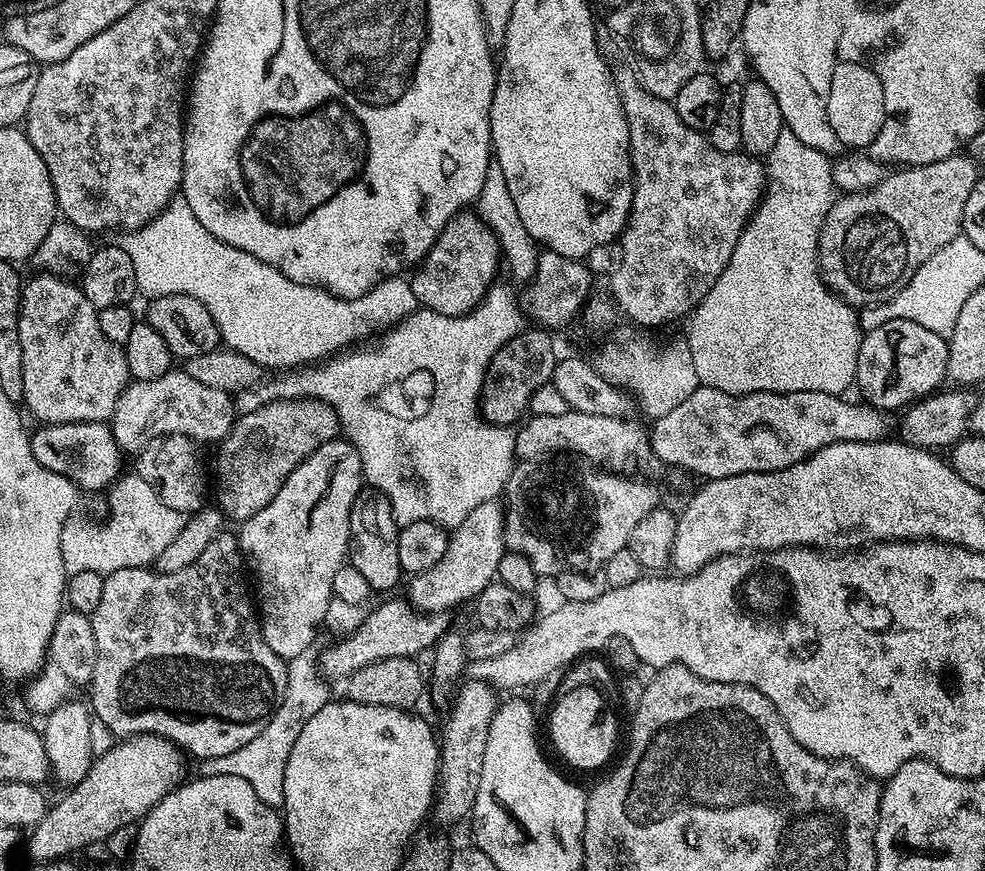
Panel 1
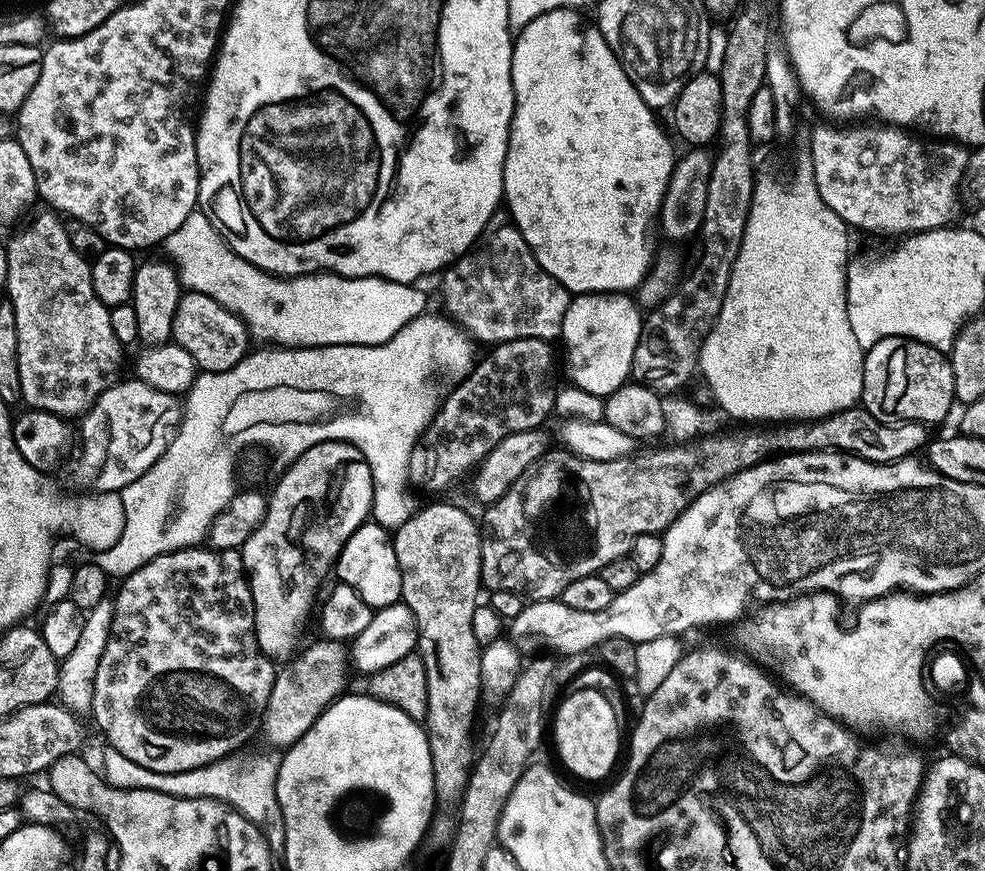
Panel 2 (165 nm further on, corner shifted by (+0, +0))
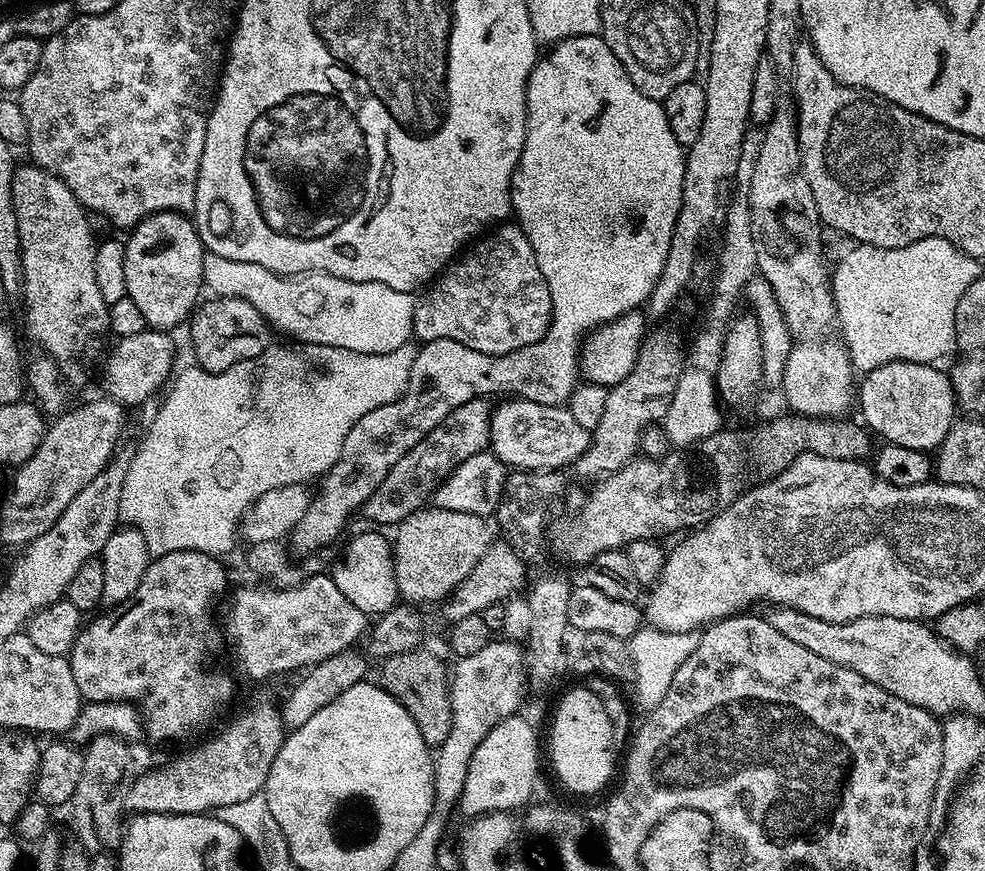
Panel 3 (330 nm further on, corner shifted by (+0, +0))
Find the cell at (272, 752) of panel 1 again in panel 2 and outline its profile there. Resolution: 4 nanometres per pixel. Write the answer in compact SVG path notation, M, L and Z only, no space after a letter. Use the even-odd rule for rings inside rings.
M108 746L105 747L102 775L116 788L169 792L180 800L221 801L243 814L255 828L259 828L269 849L273 853L280 854L284 850L284 815L282 806L278 806L276 775L280 769L282 756L279 751L270 751L274 752L241 751L239 754L223 756L221 760L215 760L212 764L201 768L170 773L146 770L146 766L138 766L138 762L130 762L130 758L126 758L121 752Z

